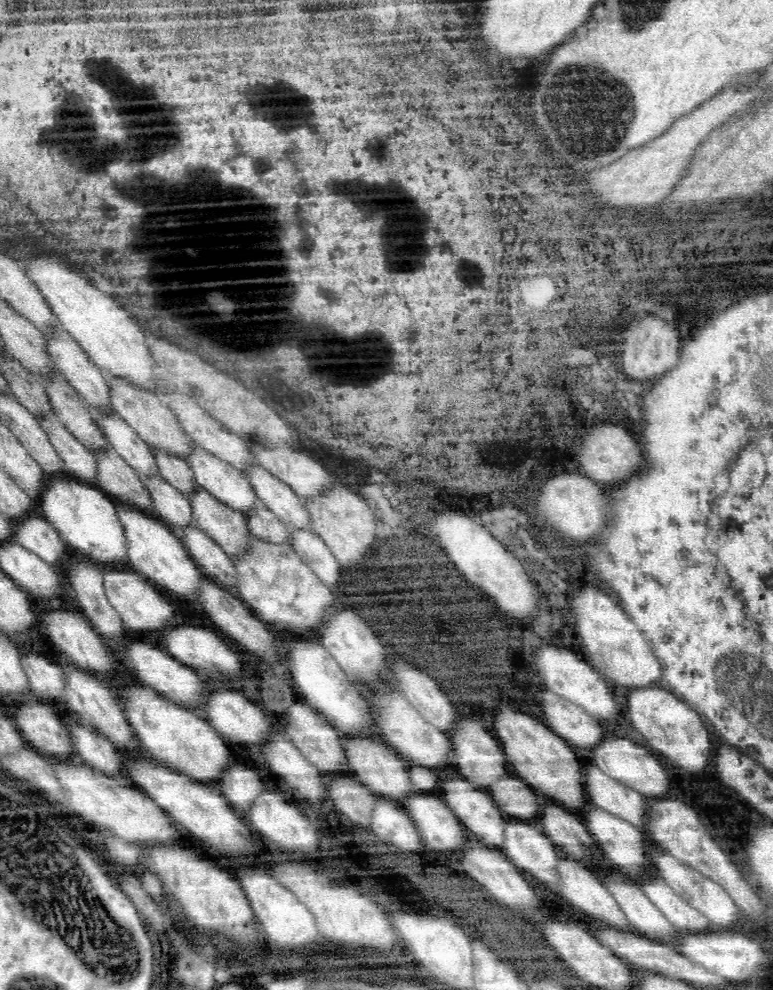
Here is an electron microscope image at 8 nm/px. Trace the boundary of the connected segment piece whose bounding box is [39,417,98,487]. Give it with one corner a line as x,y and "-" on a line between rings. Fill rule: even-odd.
44,417
40,426
52,444
58,457
64,461
66,471
72,477
97,487
98,462
95,454
86,449
63,425
60,420

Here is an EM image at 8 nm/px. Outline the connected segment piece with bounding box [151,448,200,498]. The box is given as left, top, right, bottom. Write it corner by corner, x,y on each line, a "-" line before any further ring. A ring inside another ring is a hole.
151,448
151,450
154,453
156,463
158,463
160,474
168,483
176,487
185,498
195,491
196,485
200,487
195,481
192,469
190,469
185,460
181,460
174,454
165,452
164,450
157,450
156,448

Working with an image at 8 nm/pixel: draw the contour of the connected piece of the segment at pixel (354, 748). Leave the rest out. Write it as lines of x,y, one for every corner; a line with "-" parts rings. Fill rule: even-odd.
342,735
341,743
346,753
348,771
372,793
399,803
414,792
406,762
404,760
394,762
392,752
388,750
391,747
384,741
372,736
356,736
354,738
354,735
351,737

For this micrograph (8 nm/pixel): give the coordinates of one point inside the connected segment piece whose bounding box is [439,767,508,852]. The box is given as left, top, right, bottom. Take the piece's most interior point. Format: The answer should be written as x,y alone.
473,805

